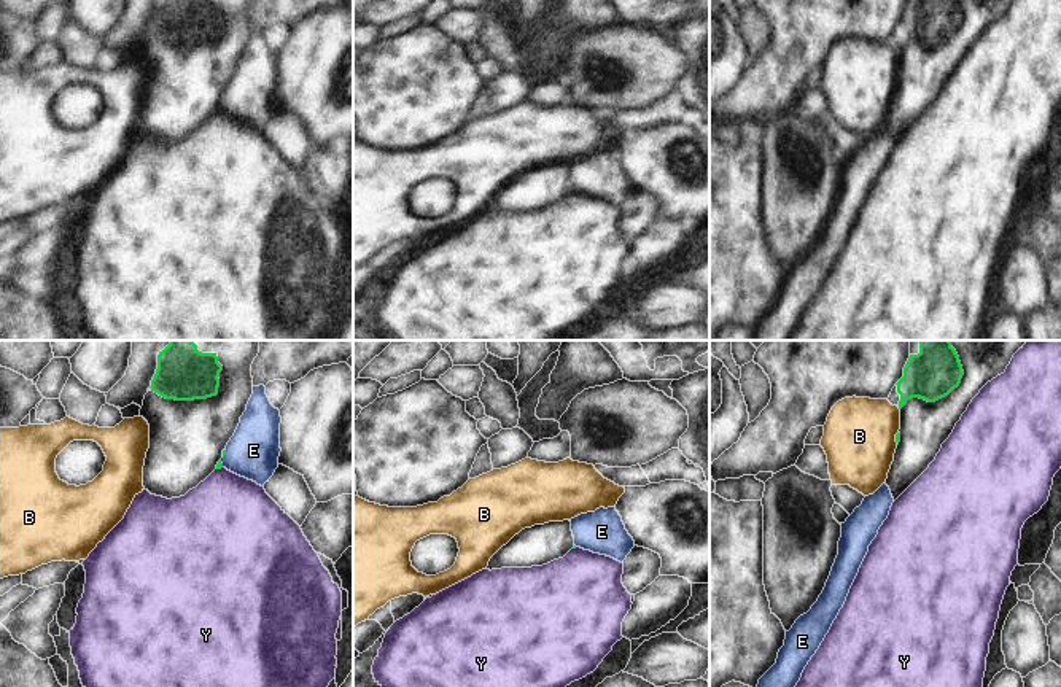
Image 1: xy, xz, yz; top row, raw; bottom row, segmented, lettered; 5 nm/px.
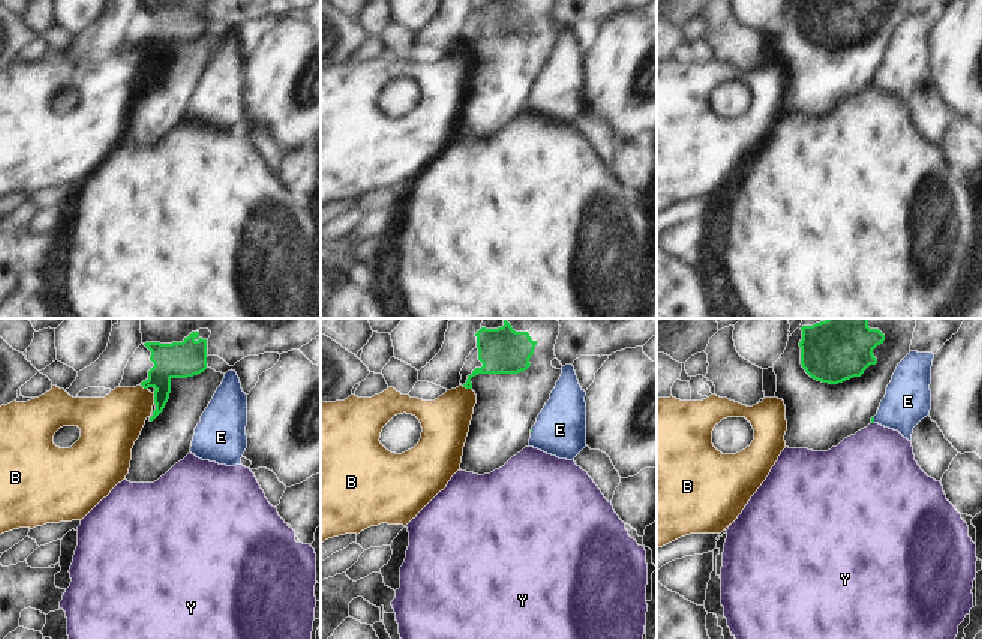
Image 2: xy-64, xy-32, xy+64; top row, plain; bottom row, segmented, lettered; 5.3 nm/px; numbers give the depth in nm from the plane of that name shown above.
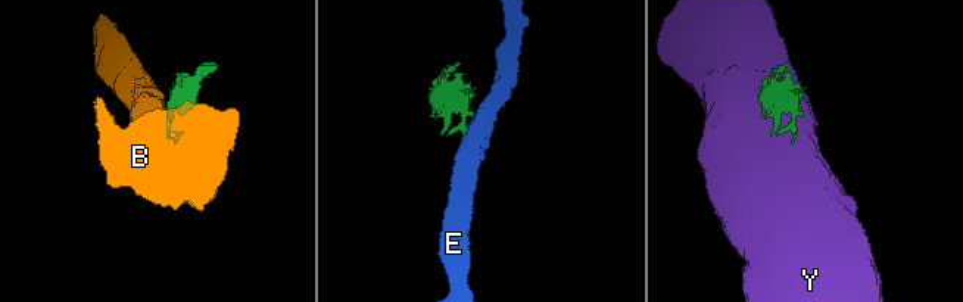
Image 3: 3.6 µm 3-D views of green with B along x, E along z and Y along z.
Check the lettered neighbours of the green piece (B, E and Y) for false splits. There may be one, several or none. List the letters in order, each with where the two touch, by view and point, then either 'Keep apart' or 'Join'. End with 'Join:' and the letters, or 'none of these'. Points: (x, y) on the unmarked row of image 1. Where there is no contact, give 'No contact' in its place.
B: Touches green at yz (896, 81). Keep apart
E: Touches green at xy (221, 107). Keep apart
Y: Touches green at xy (218, 112). Keep apart
Join: none of these

